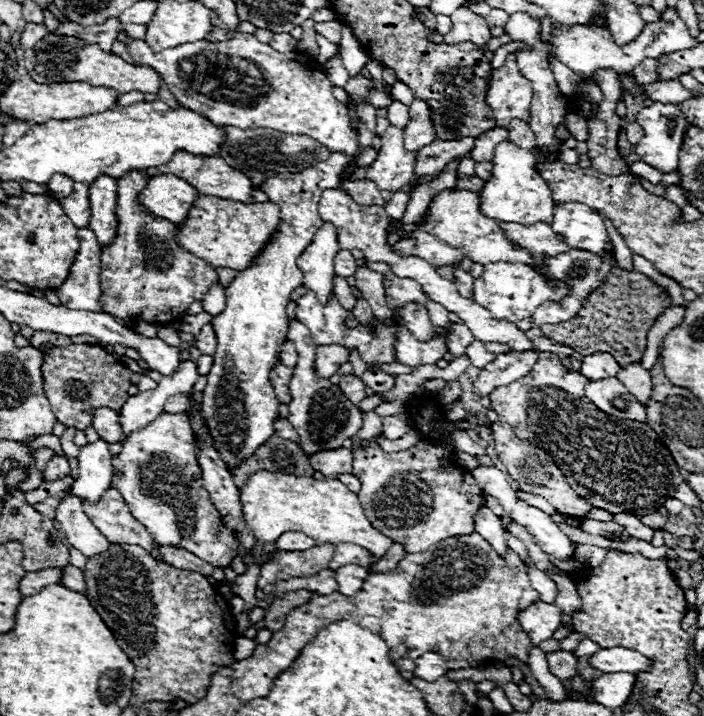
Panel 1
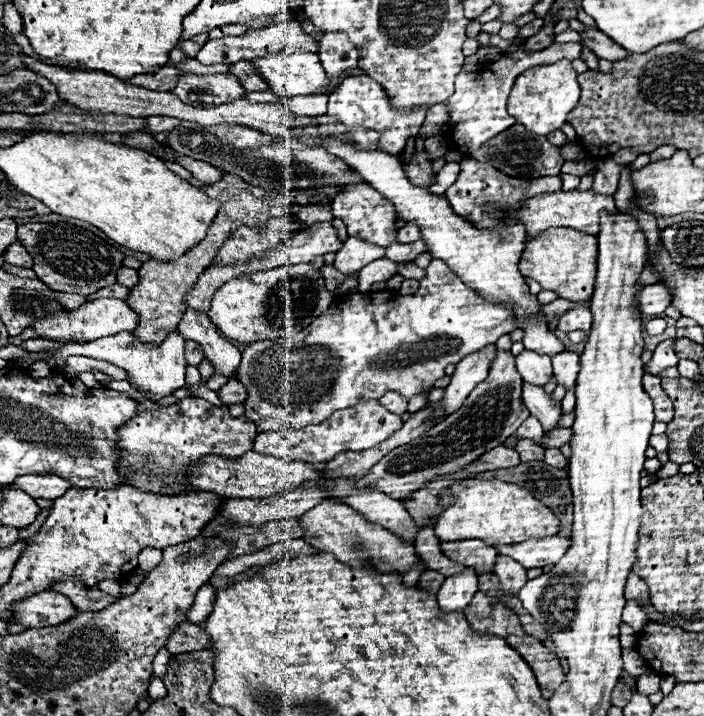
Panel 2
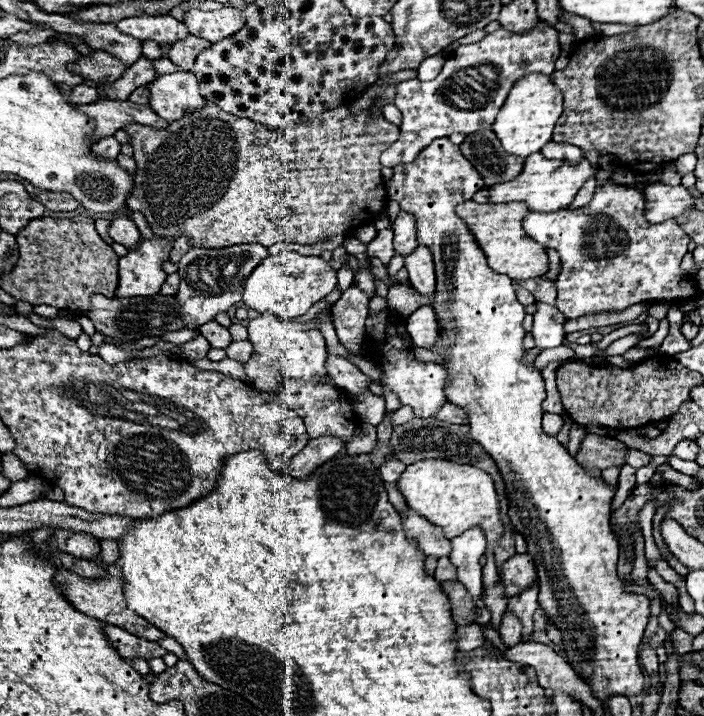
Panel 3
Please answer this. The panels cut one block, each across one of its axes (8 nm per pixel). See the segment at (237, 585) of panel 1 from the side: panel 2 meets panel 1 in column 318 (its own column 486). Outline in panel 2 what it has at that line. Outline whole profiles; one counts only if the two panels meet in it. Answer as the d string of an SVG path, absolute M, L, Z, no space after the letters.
M466 480L458 490L454 492L454 506L446 508L438 524L434 526L434 532L440 540L470 540L478 538L486 544L520 544L530 538L548 538L556 536L560 528L560 520L556 514L544 506L540 500L536 500L528 490L500 480Z

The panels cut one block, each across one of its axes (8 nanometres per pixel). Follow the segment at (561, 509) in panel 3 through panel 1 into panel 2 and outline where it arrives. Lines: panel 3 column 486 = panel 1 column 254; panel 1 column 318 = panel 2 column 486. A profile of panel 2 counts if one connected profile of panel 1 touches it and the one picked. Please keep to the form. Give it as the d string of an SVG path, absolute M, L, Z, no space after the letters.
M464 158L460 162L458 180L446 190L444 196L458 216L470 220L472 224L478 224L478 228L506 228L506 226L512 226L514 220L492 222L494 218L490 218L484 212L486 202L494 202L494 204L502 206L504 210L514 210L514 206L524 202L526 198L532 198L532 196L538 196L538 194L544 194L544 192L558 192L558 190L562 190L562 178L560 176L542 176L540 180L530 180L530 182L512 180L510 176L504 176L504 172L496 172L496 168L492 168L492 164L480 164L478 160Z

